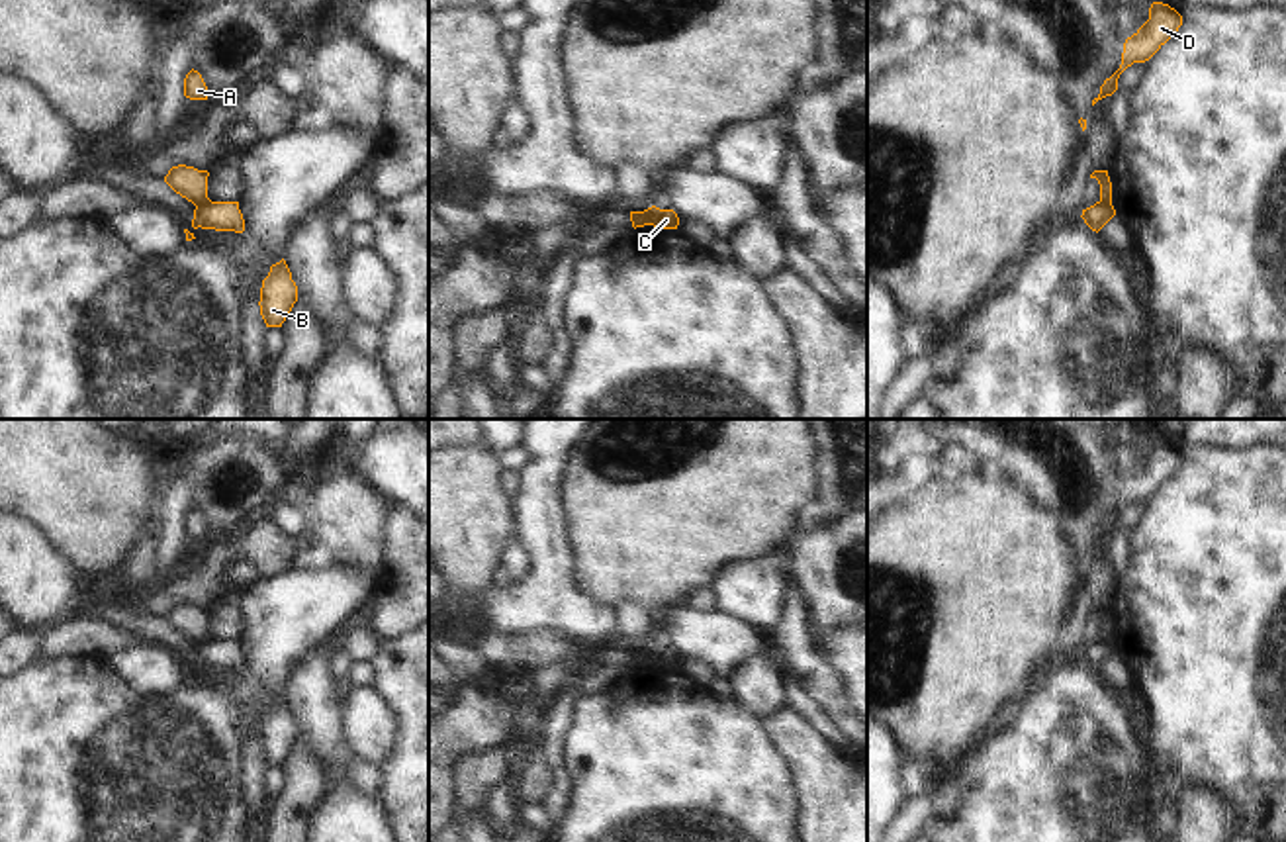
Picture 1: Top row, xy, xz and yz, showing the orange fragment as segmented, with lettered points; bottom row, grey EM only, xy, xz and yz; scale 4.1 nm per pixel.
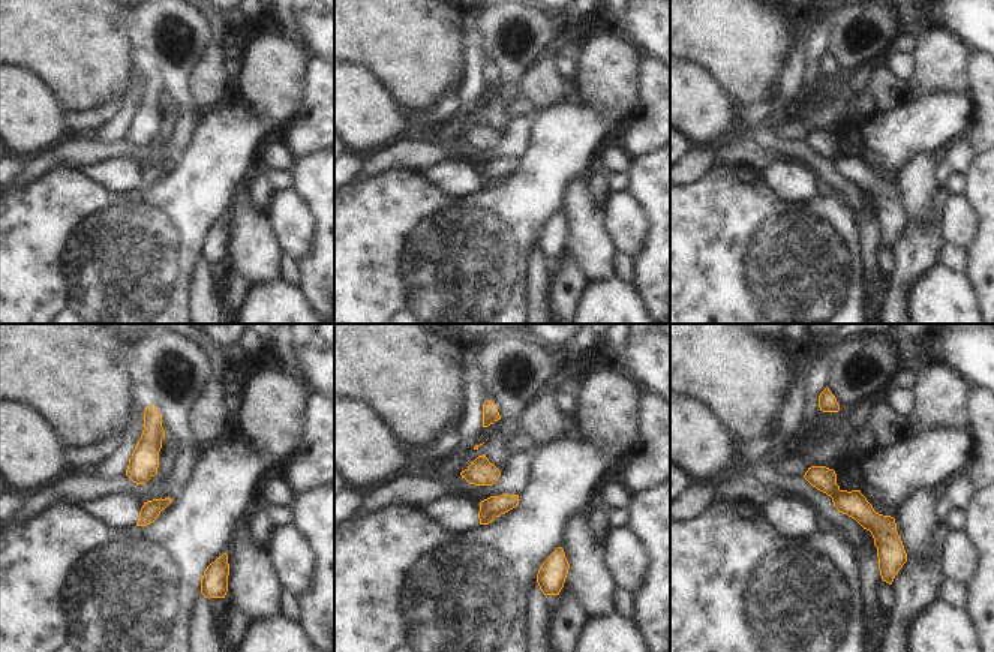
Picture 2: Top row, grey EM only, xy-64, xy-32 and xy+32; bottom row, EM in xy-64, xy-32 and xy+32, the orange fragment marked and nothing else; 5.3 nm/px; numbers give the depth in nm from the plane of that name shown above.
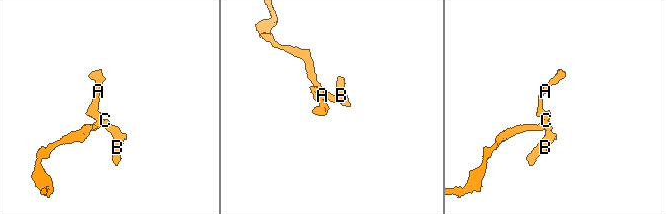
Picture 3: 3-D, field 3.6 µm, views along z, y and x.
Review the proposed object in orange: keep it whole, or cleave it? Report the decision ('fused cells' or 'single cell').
fused cells

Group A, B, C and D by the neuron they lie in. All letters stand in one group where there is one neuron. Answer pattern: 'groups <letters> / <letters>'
groups A D / B C

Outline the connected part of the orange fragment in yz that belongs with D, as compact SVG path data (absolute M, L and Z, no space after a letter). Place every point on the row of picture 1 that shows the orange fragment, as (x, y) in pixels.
M1153 2L1149 20L1124 43L1120 69L1104 80L1092 106L1118 90L1120 74L1133 63L1149 61L1182 25L1182 16L1163 2Z

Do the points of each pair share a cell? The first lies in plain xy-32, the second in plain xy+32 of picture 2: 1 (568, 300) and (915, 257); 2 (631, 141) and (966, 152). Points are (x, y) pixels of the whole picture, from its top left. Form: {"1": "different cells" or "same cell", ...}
{"1": "same cell", "2": "different cells"}

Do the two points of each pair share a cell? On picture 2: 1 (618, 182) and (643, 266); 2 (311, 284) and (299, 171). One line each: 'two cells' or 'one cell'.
1: two cells
2: one cell

